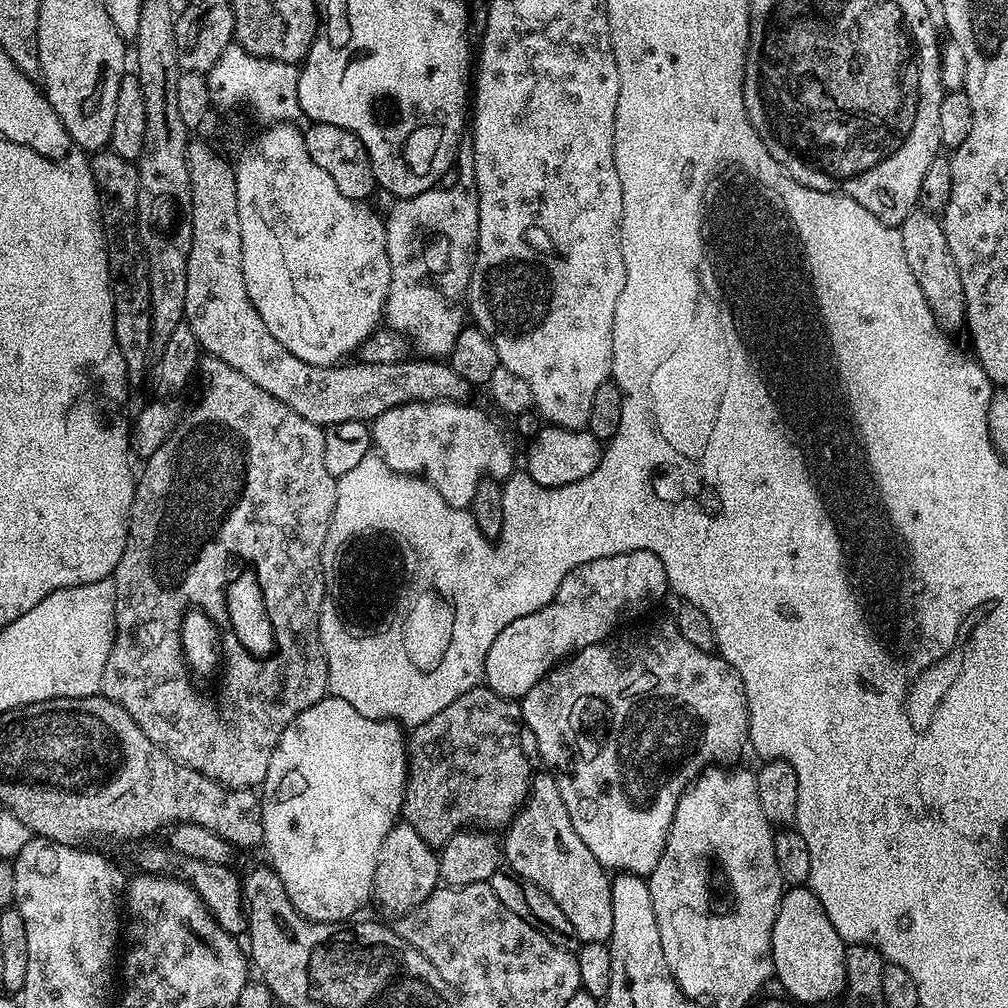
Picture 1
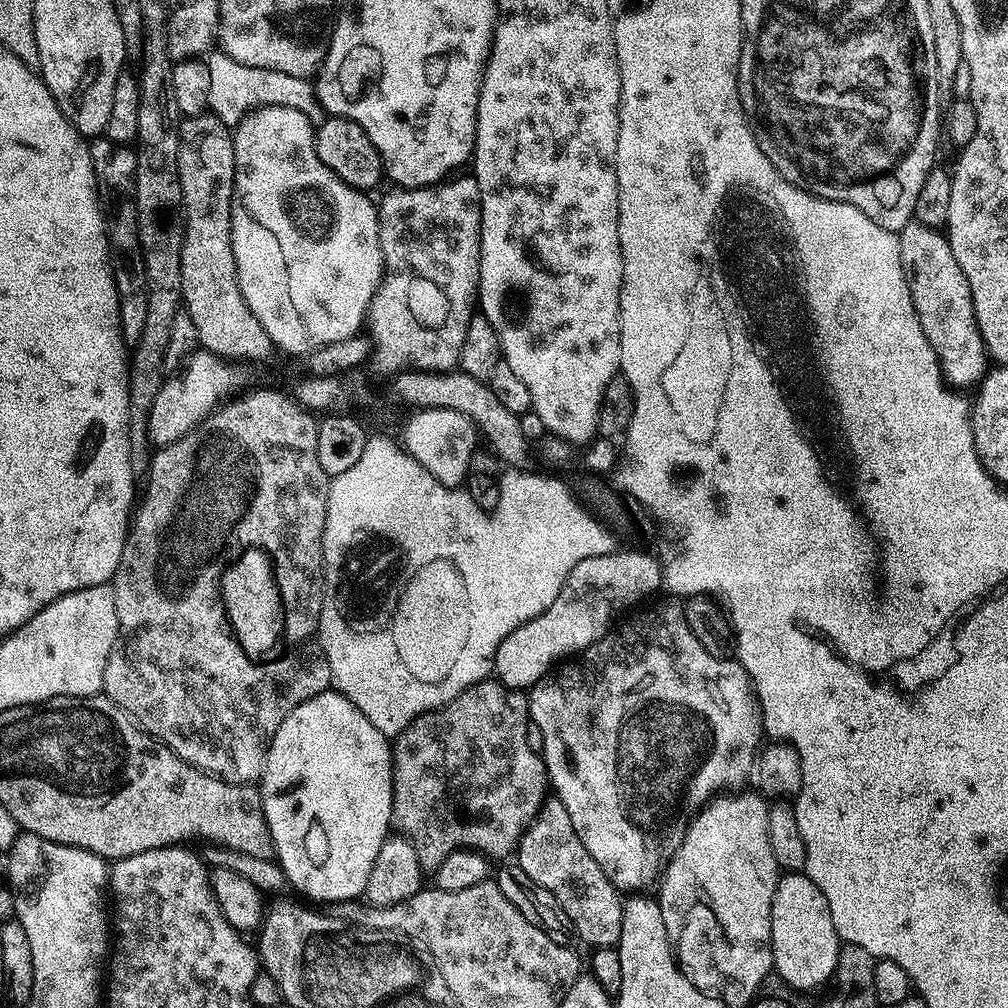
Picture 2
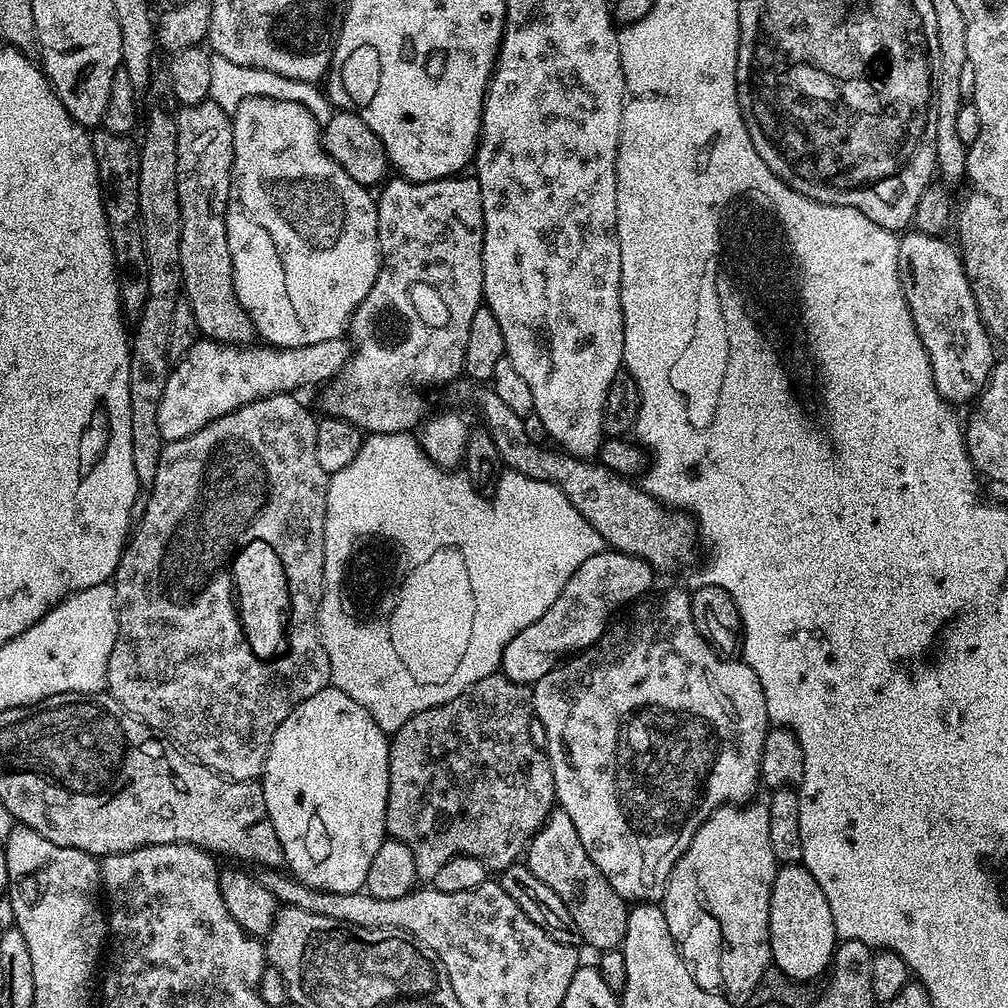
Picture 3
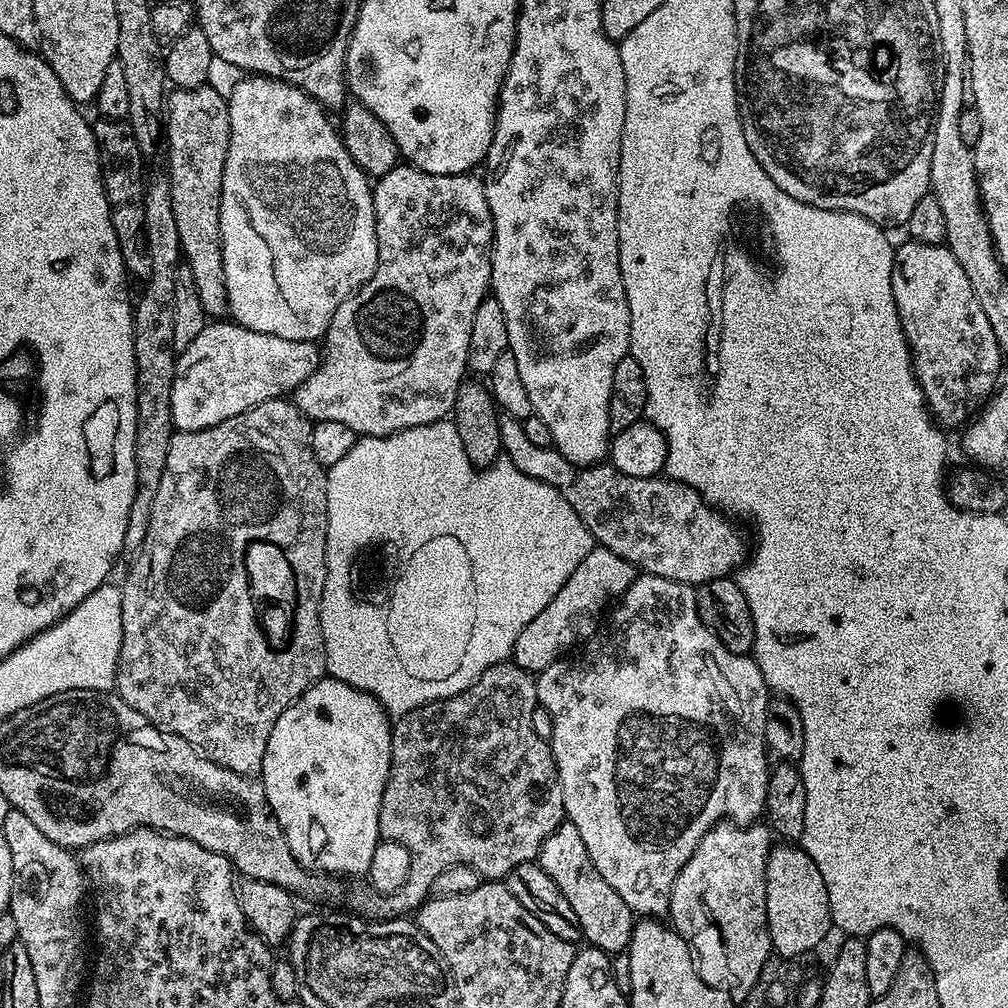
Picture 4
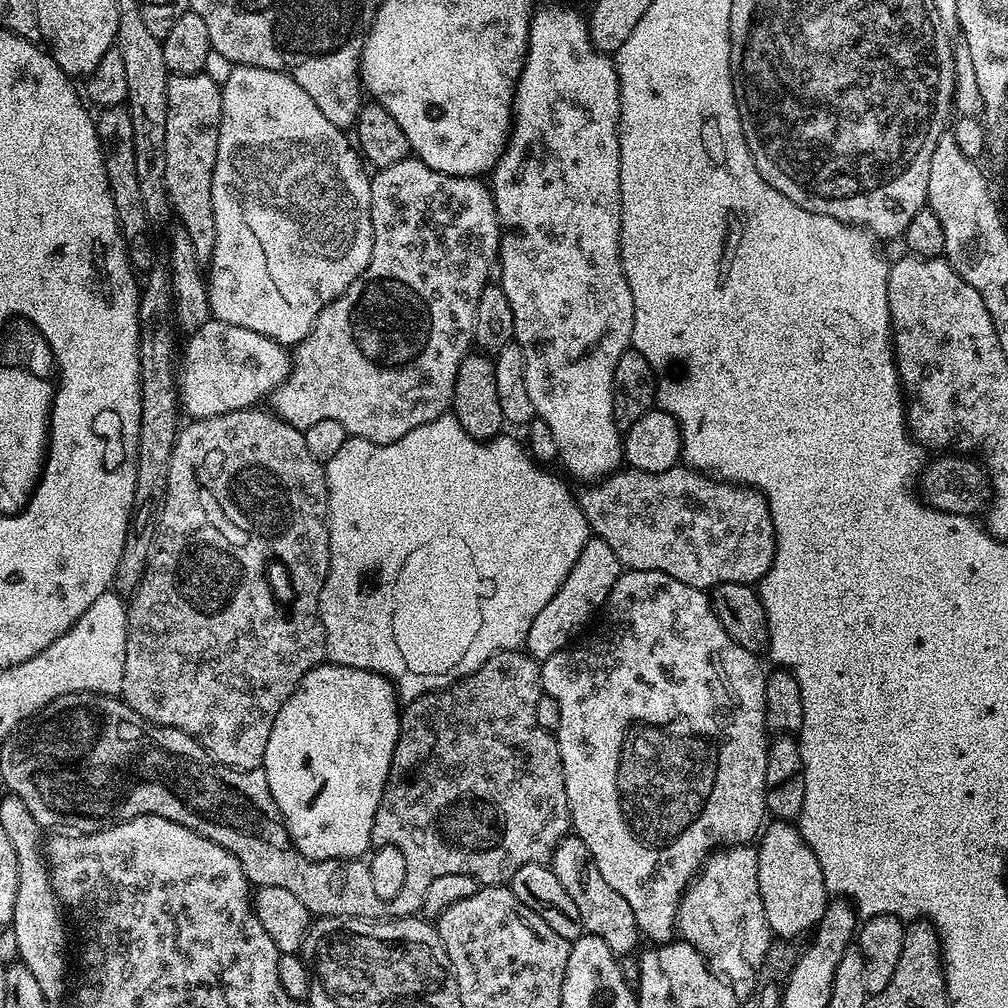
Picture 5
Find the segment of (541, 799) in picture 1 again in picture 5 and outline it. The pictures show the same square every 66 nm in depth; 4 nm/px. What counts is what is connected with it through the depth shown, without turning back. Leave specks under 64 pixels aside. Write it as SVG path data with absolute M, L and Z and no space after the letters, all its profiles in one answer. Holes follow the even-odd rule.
M569 834L561 840L552 852L550 867L558 882L562 882L566 894L570 894L574 906L578 906L578 914L582 914L582 926L587 935L602 938L602 942L606 942L617 957L637 951L636 943L641 943L642 937L638 922L634 922L634 910L630 910L626 898L622 898L622 894L618 894L618 890L613 890L610 882L602 878L602 870L598 870L590 850L586 850L586 842L582 842L580 836Z

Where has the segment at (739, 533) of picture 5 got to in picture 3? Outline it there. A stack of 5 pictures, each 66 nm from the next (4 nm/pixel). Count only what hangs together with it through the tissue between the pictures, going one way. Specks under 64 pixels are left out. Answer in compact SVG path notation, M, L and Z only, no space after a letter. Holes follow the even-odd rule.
M460 378L455 381L455 388L456 396L462 403L480 407L483 427L487 428L490 438L494 438L494 446L498 446L501 465L526 478L545 480L558 486L566 498L570 498L578 514L594 526L609 549L642 558L654 570L691 562L698 545L698 532L687 512L661 502L639 483L636 485L631 479L611 472L599 462L589 462L569 452L555 447L546 448L543 443L531 441L523 426L524 417L514 414L510 406L505 406L491 386Z

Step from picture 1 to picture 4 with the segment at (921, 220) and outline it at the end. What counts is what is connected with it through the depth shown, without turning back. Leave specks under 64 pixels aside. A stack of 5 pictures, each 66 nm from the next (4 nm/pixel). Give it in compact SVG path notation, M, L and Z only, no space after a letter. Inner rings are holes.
M911 238L905 241L892 254L894 302L898 306L898 318L902 322L908 348L912 351L912 370L924 392L928 411L937 424L951 430L968 415L973 415L972 400L983 401L997 387L1002 371L1002 353L998 338L994 338L990 318L986 318L986 310L982 310L982 302L978 302L978 294L974 294L974 286L970 286L970 278L966 278L966 270L958 266L958 258L954 258L952 251L944 244L923 244Z

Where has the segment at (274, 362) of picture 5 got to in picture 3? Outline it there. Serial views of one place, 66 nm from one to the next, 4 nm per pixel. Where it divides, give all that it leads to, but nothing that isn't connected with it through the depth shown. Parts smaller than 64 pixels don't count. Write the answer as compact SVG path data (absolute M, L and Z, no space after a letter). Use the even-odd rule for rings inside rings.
M201 338L190 346L182 359L175 361L168 373L166 390L162 390L162 402L158 406L158 430L161 440L181 440L222 418L235 408L246 406L263 396L277 395L278 388L272 384L259 384L248 380L264 368L267 360L285 360L284 368L296 388L307 384L320 384L331 381L344 368L352 356L353 345L347 339L314 342L301 348L278 348L275 346L241 346L220 344L217 340Z

